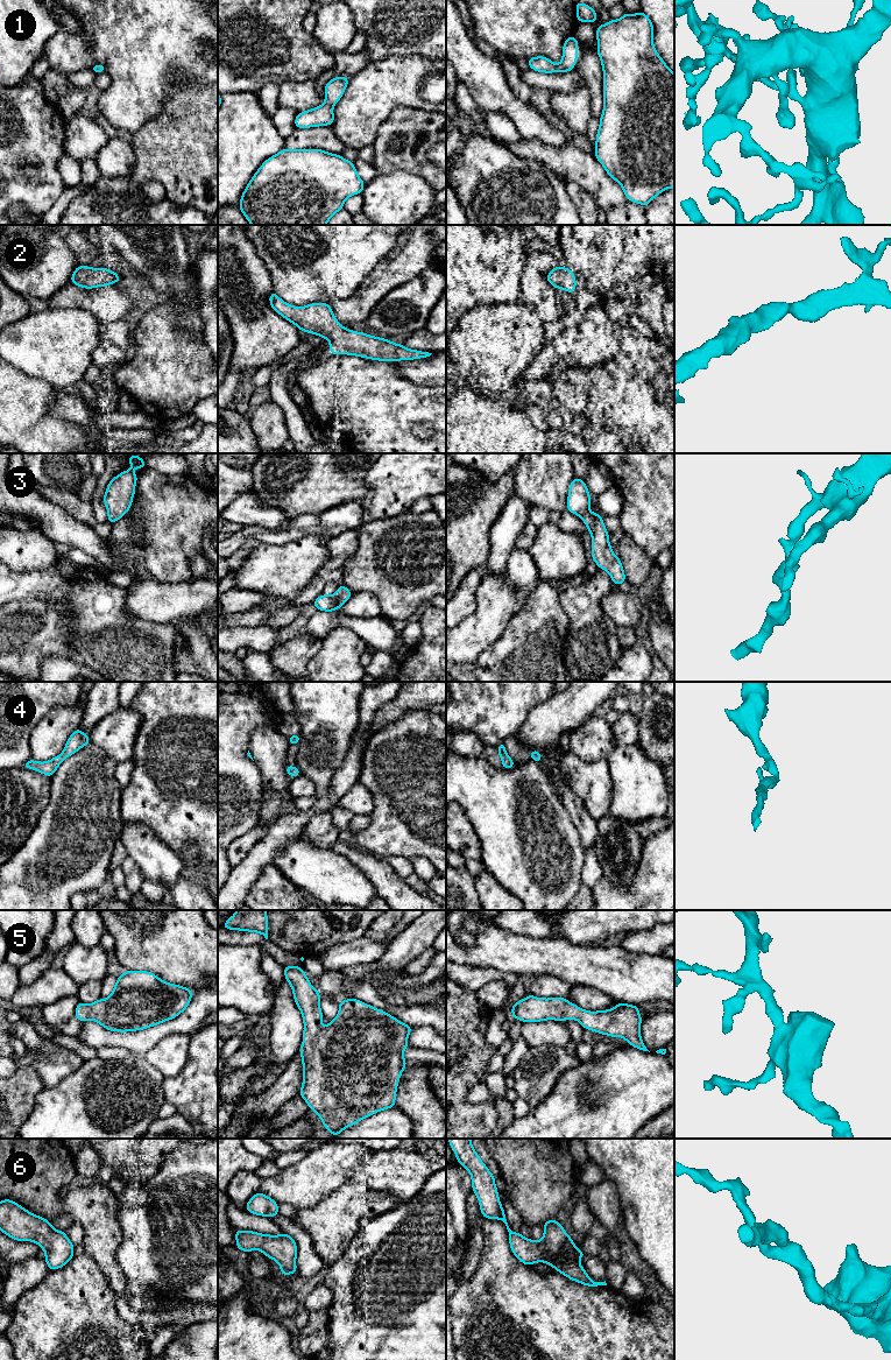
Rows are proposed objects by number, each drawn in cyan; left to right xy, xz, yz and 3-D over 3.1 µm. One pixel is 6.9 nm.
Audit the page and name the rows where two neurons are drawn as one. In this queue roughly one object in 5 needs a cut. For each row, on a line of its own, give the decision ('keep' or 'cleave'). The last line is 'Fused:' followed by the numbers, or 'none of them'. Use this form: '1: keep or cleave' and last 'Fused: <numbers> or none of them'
1: keep
2: keep
3: keep
4: keep
5: keep
6: keep
Fused: none of them

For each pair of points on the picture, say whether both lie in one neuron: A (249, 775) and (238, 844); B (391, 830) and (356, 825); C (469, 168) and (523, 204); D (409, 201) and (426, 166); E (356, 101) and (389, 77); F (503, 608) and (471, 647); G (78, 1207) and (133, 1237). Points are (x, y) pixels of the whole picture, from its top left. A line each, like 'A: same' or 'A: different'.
A: different
B: different
C: same
D: different
E: same
F: same
G: different

